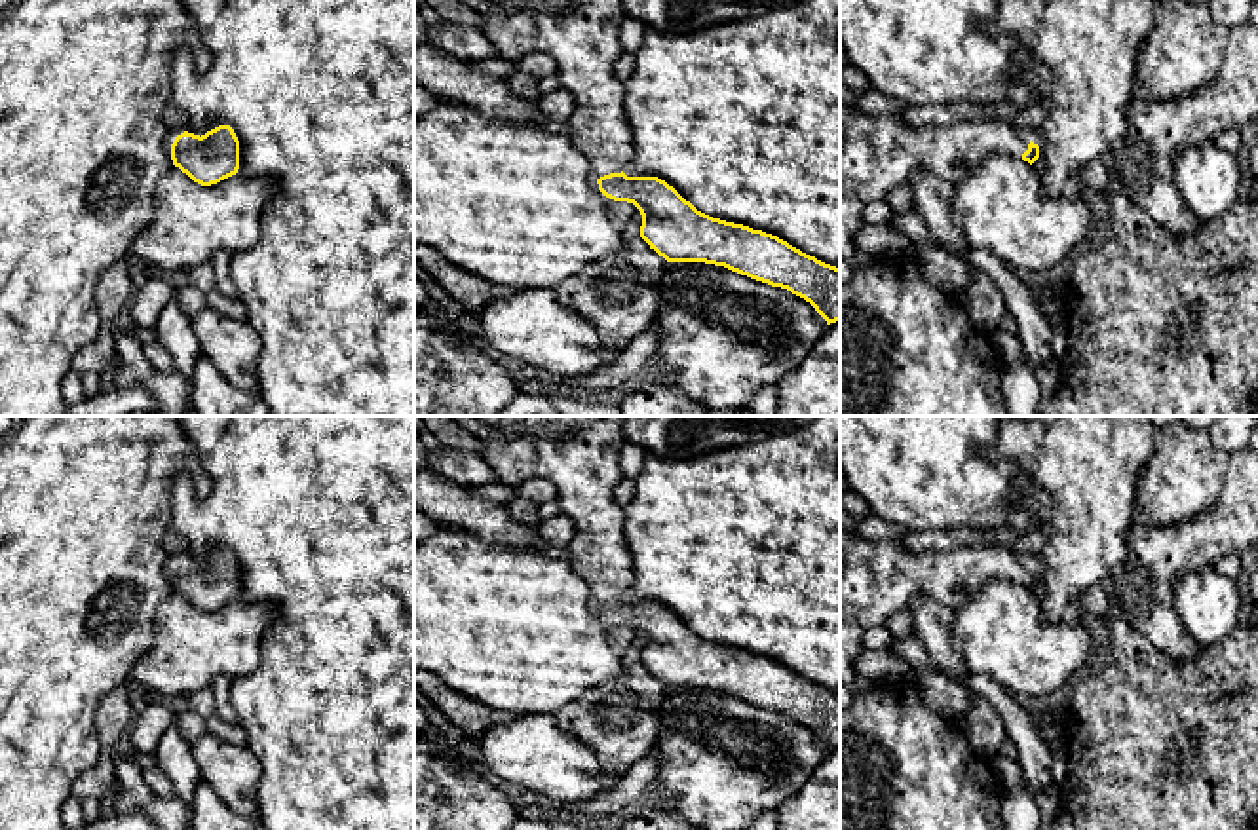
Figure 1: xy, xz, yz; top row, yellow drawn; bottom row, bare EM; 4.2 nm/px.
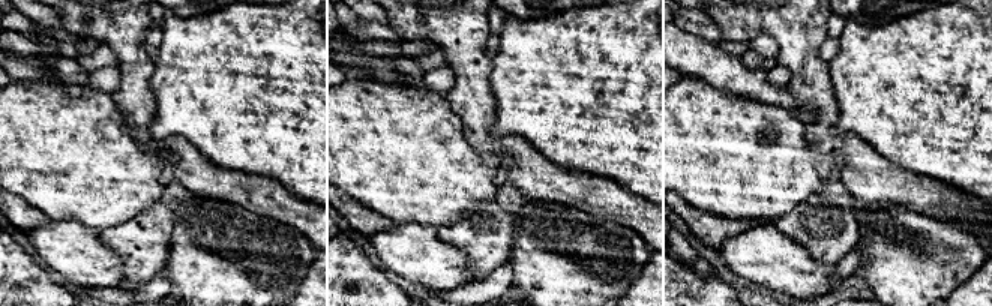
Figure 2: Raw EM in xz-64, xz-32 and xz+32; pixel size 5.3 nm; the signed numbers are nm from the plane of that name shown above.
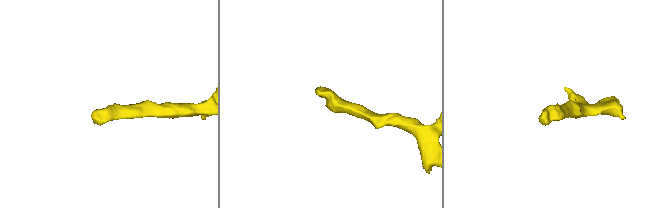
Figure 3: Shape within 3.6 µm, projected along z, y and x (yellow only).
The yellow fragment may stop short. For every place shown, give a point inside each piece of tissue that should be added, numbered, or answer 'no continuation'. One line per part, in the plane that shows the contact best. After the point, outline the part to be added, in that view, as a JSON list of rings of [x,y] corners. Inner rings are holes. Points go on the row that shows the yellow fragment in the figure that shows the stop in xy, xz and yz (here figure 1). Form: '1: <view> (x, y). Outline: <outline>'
1: xz (582, 37). Outline: [[[460,0],[481,17],[483,34],[504,59],[519,61],[530,53],[547,53],[559,65],[562,87],[576,97],[568,120],[570,142],[591,163],[595,180],[621,173],[633,160],[633,135],[623,108],[625,84],[614,76],[614,63],[623,53],[619,25],[625,17],[621,0]]]

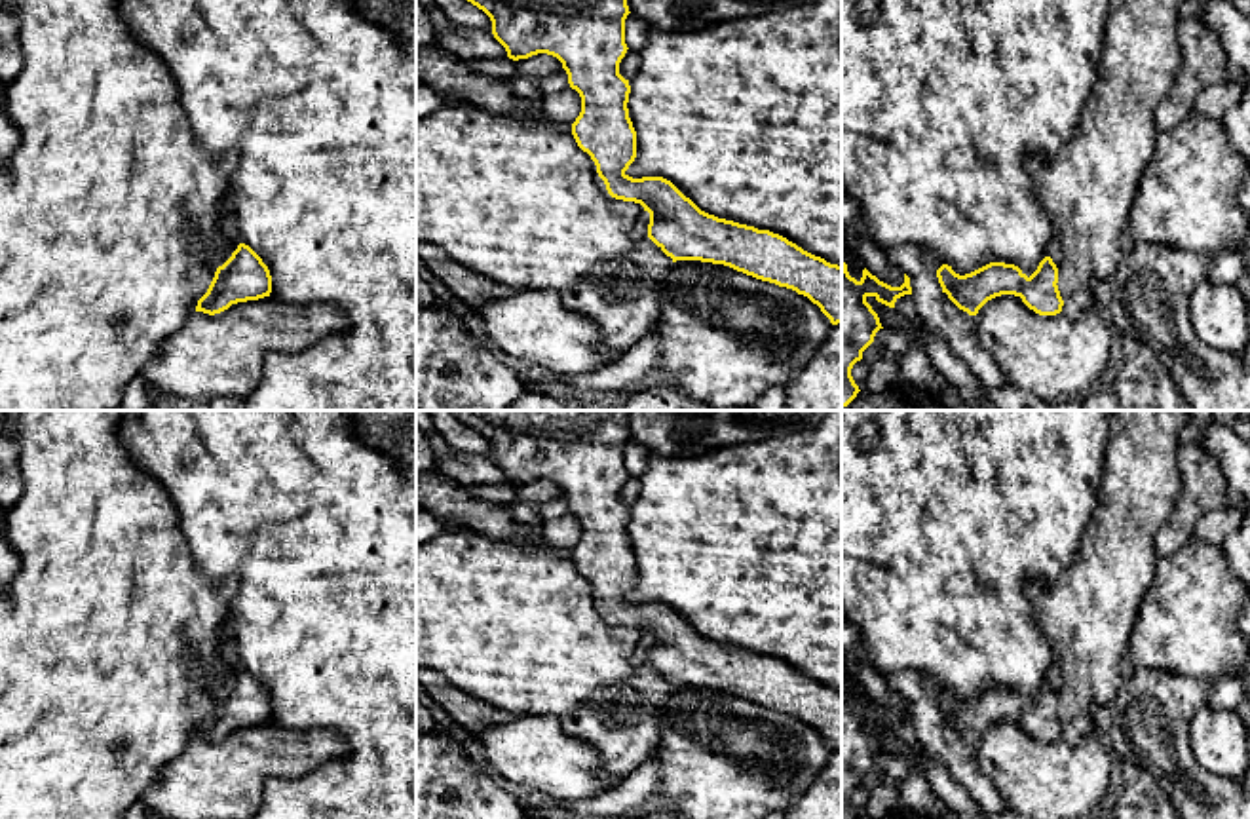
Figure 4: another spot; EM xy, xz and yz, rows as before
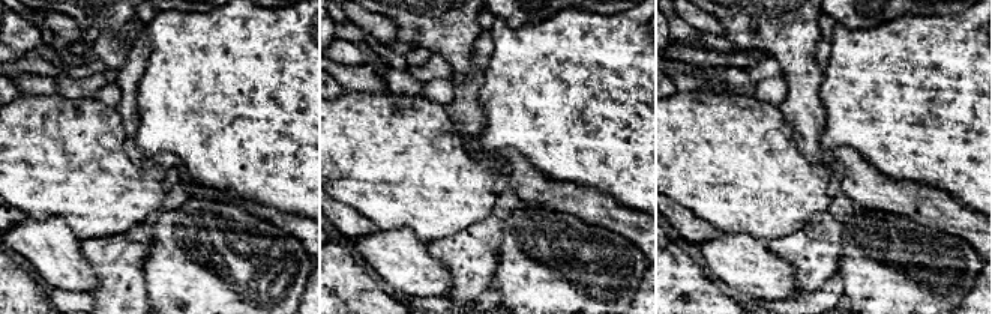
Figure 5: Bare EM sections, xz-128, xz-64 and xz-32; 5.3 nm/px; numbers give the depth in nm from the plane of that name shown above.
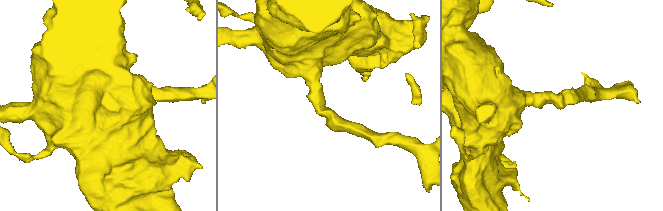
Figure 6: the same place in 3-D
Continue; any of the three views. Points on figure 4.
no continuation

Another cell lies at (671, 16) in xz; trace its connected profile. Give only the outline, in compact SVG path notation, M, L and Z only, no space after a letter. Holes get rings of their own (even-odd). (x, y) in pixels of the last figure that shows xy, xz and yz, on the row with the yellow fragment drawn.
M627 0L629 11L663 32L693 32L718 21L785 11L813 0Z

